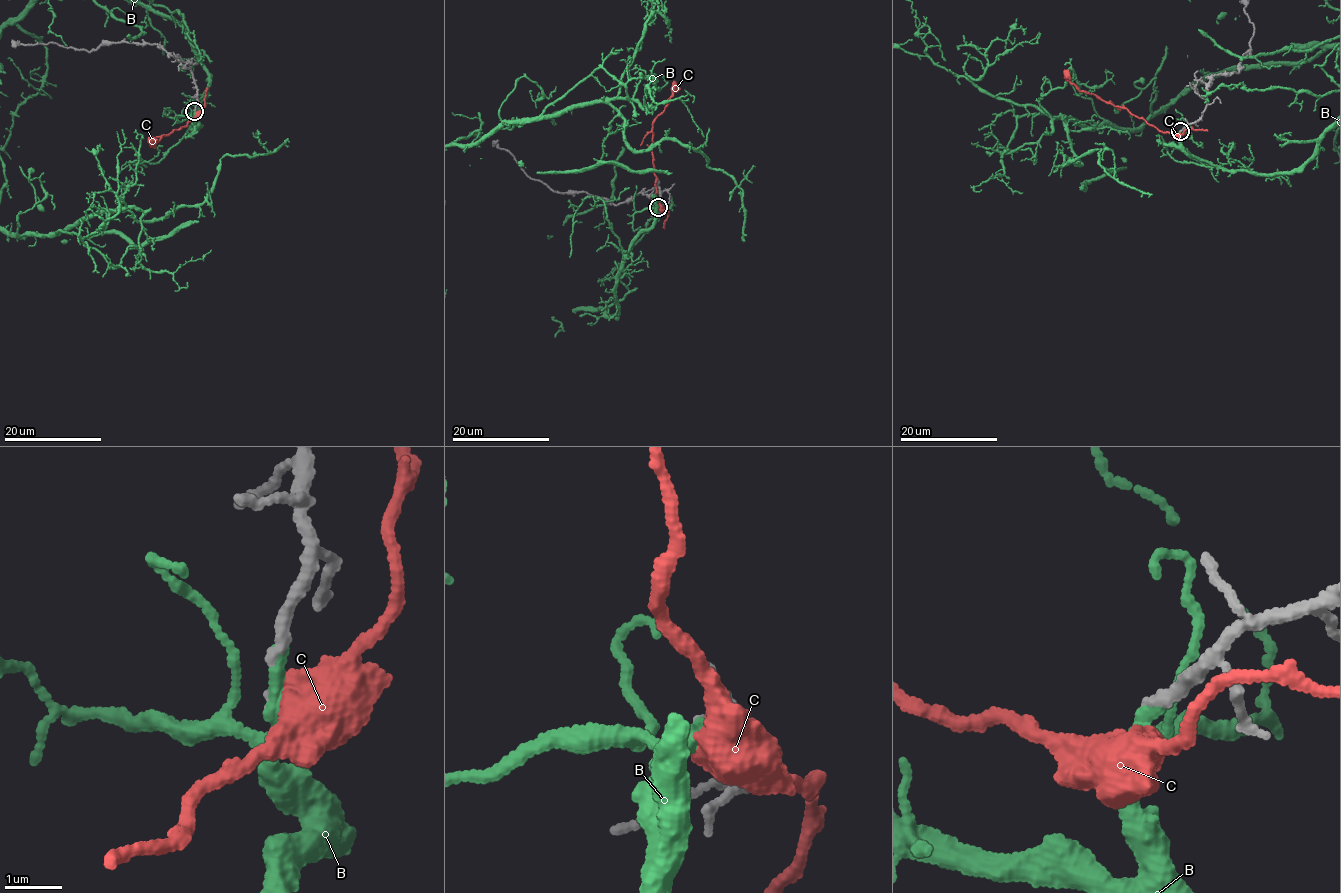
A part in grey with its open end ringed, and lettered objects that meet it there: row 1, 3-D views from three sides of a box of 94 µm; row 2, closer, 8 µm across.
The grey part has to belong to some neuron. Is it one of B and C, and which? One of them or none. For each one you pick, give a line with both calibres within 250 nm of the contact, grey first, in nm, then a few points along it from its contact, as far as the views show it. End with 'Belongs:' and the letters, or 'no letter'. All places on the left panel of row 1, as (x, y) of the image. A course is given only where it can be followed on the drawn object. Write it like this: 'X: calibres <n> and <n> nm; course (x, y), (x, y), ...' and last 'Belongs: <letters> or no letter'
B: calibres 240 and 240 nm
Belongs: B

